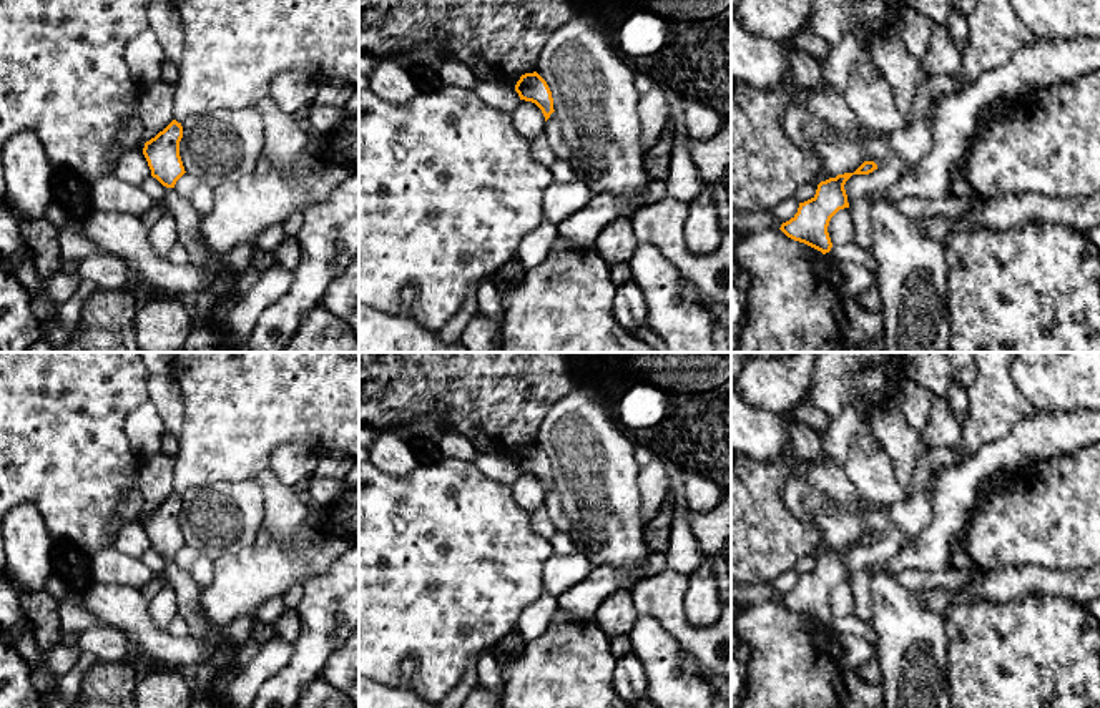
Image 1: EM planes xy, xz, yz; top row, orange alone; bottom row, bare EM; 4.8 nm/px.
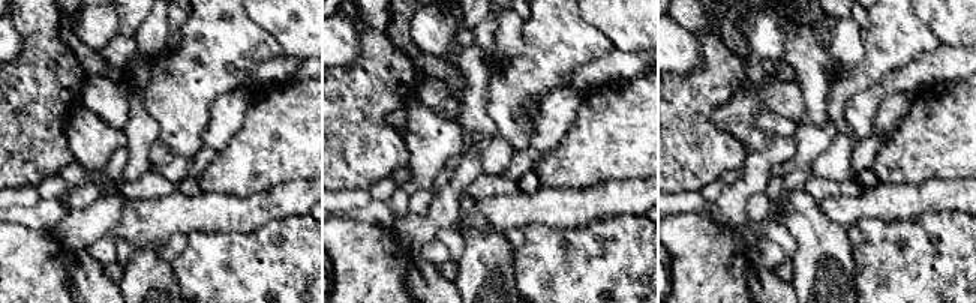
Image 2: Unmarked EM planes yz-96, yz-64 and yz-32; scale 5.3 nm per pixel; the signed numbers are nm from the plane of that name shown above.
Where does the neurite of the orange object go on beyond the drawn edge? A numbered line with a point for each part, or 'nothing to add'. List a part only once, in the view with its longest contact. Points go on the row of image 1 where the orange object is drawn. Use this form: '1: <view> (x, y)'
nothing to add

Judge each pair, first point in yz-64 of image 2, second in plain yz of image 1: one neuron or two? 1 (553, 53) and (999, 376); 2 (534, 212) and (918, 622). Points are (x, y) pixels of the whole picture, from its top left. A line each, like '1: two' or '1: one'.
1: one
2: two

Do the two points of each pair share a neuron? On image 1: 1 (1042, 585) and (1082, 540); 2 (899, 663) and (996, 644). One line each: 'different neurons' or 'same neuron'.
1: different neurons
2: different neurons

